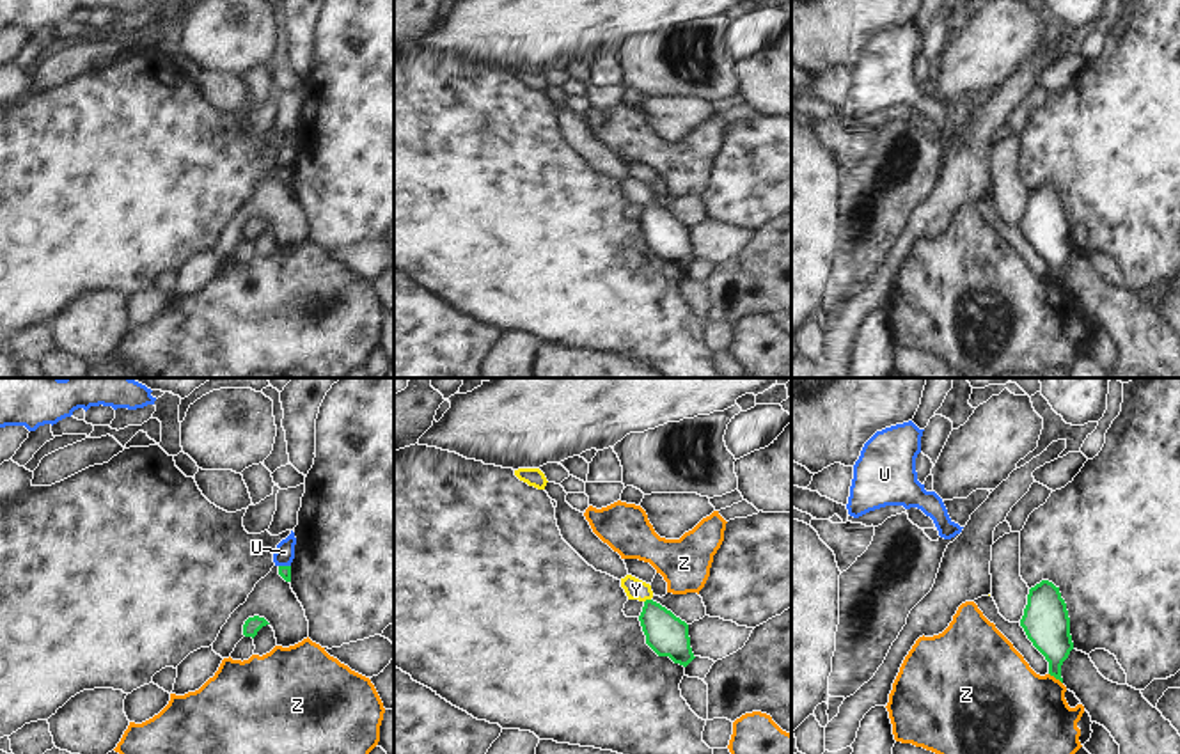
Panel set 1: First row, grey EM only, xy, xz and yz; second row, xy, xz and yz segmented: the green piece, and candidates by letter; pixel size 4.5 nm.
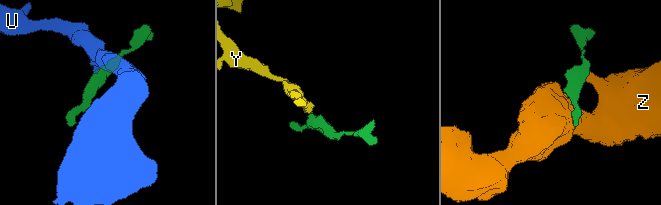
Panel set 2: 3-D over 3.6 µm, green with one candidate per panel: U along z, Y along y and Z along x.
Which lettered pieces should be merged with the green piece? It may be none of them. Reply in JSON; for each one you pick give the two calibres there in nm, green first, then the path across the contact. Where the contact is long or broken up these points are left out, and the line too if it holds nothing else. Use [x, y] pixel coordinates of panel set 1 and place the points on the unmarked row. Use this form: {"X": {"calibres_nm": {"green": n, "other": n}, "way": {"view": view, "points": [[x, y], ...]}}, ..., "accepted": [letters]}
{"Y": {"calibres_nm": {"green": 190, "other": 100}, "way": {"view": "xz", "points": [[668, 238], [653, 220], [646, 203], [636, 192]]}}, "accepted": ["Y"]}

